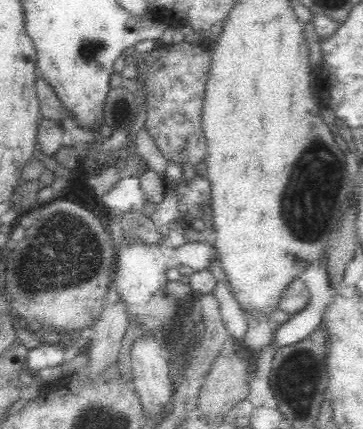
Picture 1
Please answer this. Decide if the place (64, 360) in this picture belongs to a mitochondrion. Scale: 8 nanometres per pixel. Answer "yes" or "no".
no

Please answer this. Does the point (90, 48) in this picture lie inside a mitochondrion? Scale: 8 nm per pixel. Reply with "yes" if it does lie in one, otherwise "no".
yes

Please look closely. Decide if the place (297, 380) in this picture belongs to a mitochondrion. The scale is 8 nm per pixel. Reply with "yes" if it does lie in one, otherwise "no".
yes

